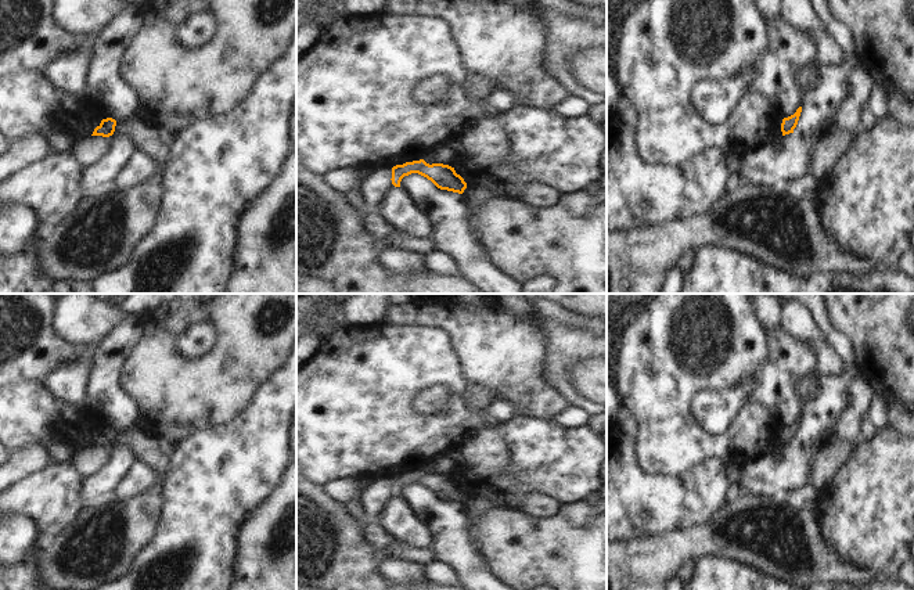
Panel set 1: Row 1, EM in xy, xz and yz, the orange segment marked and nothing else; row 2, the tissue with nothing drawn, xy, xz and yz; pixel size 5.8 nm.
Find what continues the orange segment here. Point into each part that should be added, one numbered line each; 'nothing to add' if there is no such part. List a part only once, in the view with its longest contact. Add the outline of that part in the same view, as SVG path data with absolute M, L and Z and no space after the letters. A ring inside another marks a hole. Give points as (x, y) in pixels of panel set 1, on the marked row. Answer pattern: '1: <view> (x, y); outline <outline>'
nothing to add

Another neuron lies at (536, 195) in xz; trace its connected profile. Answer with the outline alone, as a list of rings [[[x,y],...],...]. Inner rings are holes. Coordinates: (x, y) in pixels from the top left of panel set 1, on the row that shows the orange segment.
[[[536,183],[523,188],[519,201],[536,209],[546,209],[554,205],[559,197],[557,191]]]

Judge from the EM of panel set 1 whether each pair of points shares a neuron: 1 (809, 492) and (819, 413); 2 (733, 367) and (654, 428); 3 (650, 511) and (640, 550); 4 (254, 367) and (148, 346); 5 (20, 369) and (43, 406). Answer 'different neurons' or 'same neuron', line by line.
1: different neurons
2: same neuron
3: different neurons
4: same neuron
5: different neurons

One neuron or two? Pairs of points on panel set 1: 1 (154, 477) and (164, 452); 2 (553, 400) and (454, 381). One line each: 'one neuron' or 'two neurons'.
1: two neurons
2: two neurons

